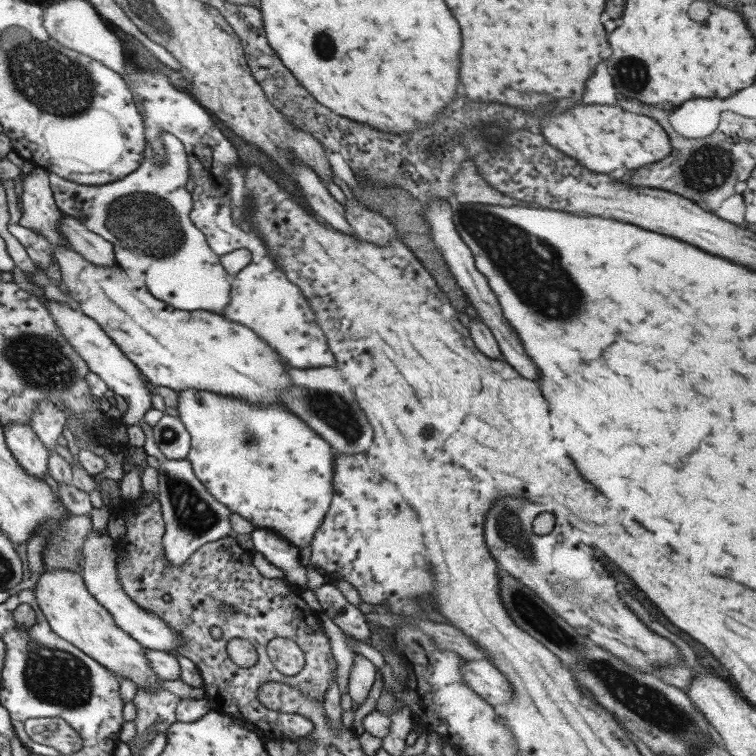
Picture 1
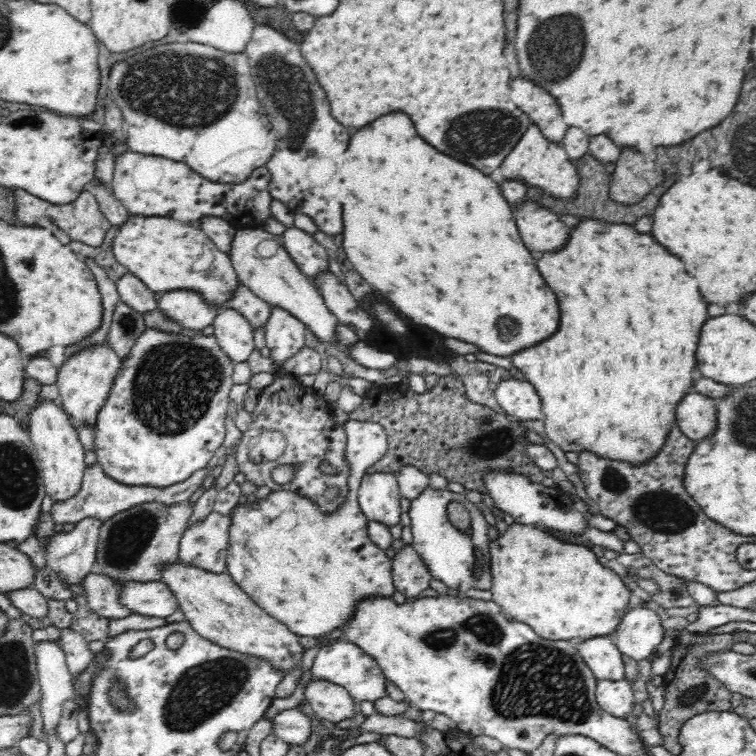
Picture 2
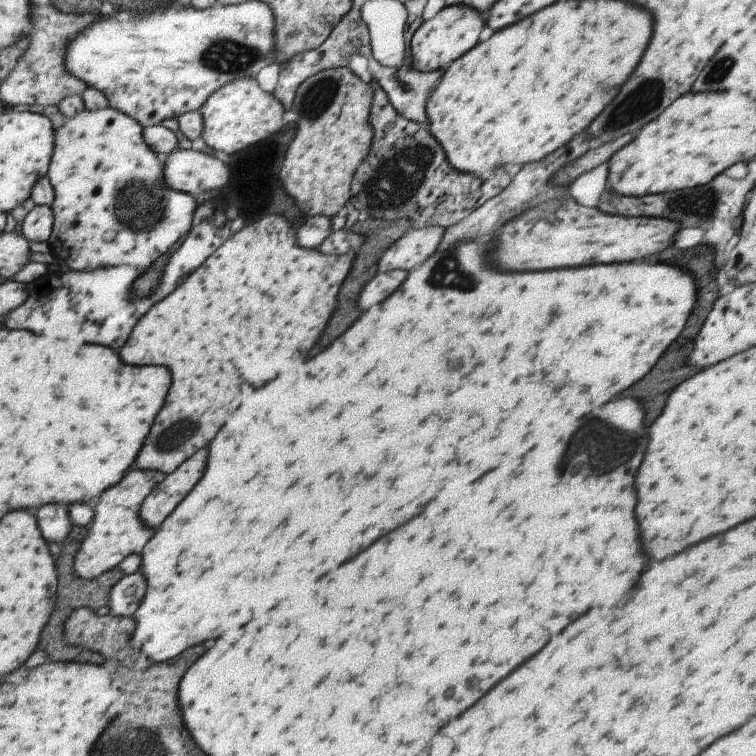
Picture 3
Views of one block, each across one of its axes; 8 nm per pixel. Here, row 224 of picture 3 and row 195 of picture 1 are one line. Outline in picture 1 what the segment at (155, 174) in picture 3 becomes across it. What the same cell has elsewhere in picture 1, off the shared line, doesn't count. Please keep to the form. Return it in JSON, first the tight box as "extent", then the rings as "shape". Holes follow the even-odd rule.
{"extent":[49,132,233,314],"shape":[[[167,132],[159,134],[159,140],[167,158],[163,164],[153,166],[151,148],[145,146],[141,166],[111,184],[83,186],[49,174],[55,206],[65,216],[85,224],[89,232],[107,240],[117,266],[123,266],[129,278],[143,284],[153,300],[161,300],[183,312],[221,314],[231,300],[233,280],[227,278],[219,258],[211,254],[207,240],[189,220],[191,192],[187,190],[189,160],[185,146]]]}

